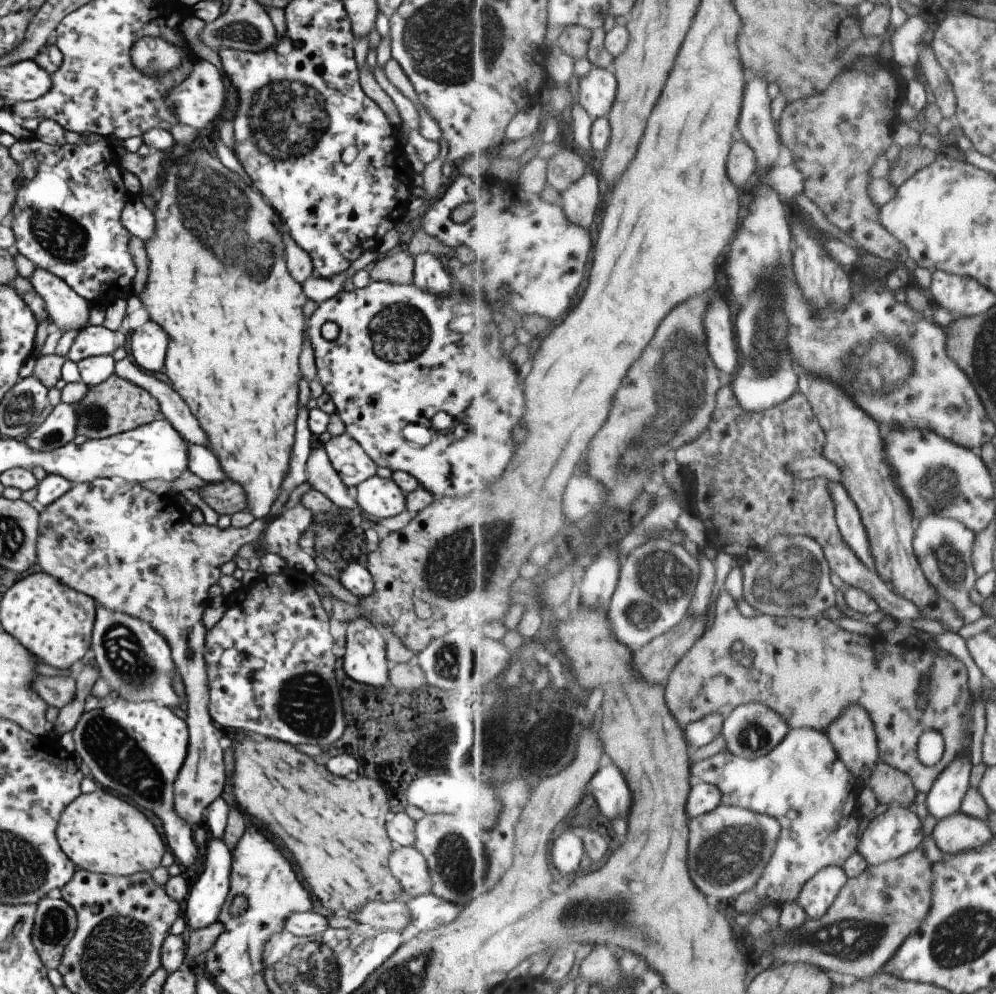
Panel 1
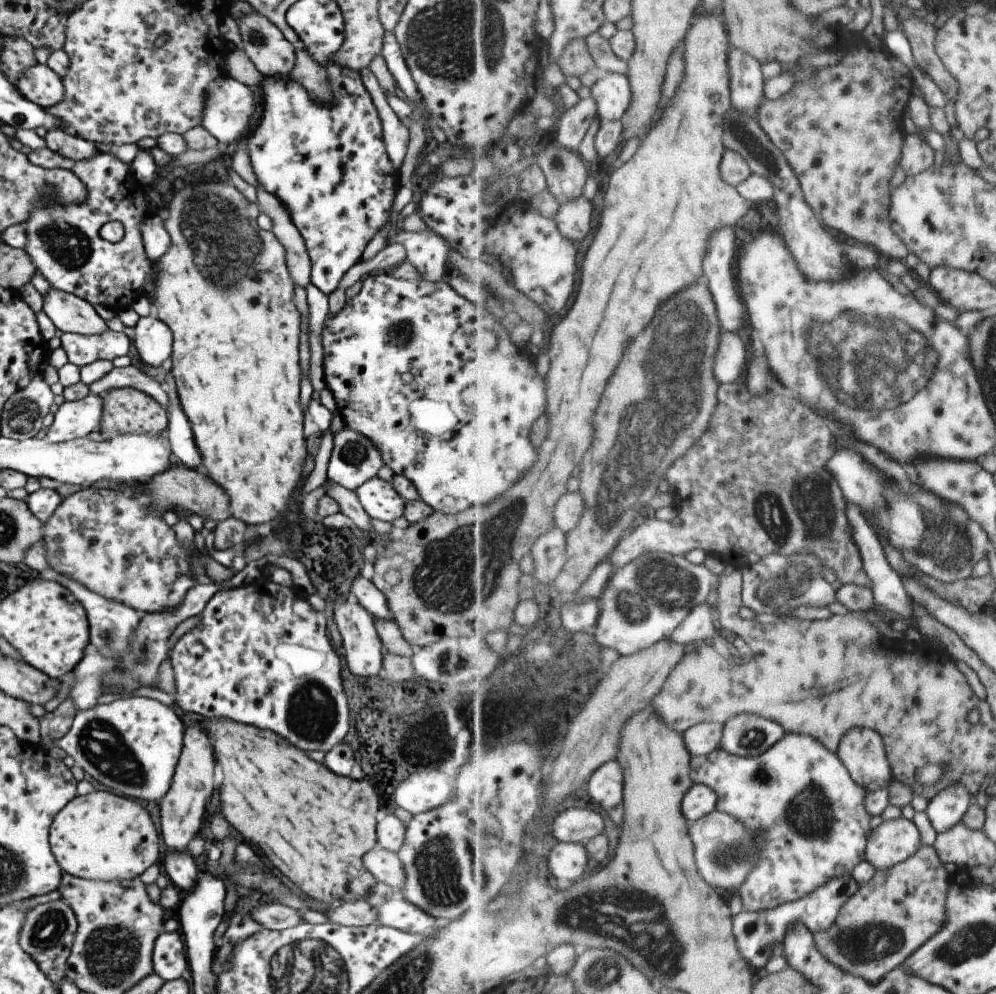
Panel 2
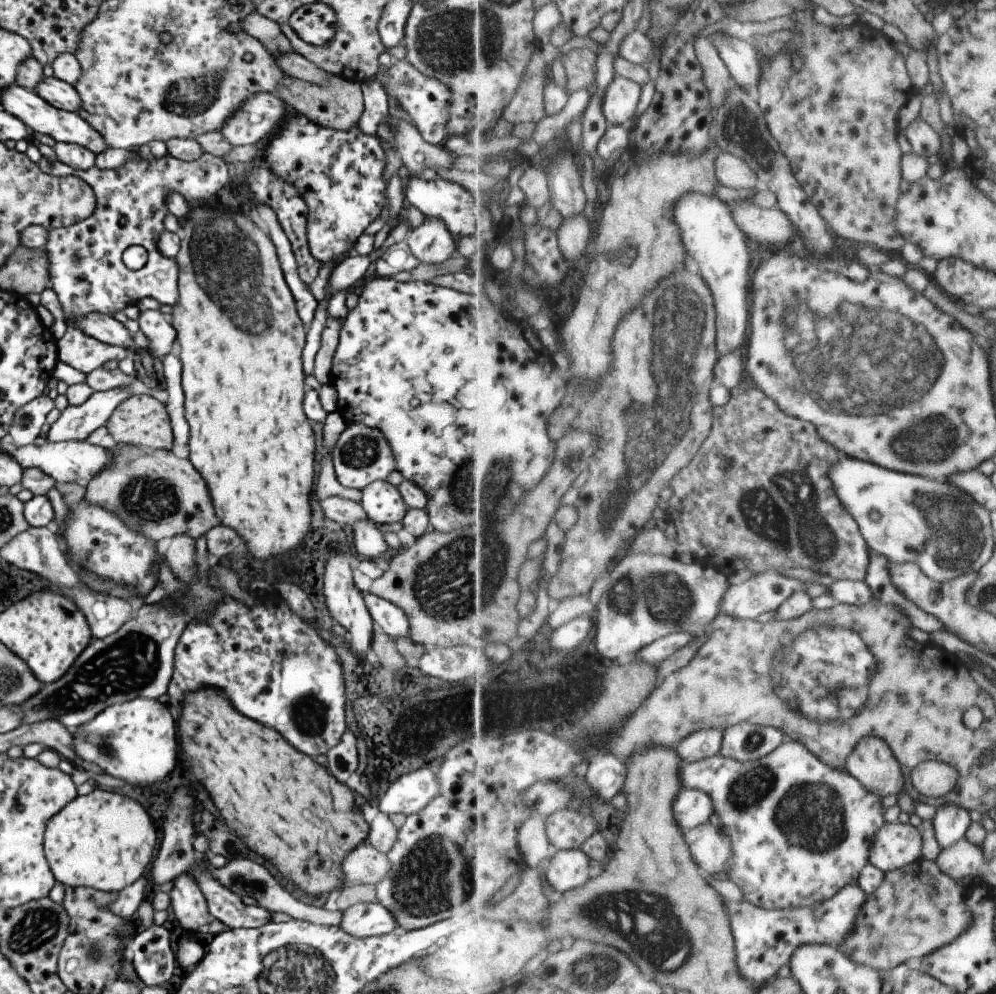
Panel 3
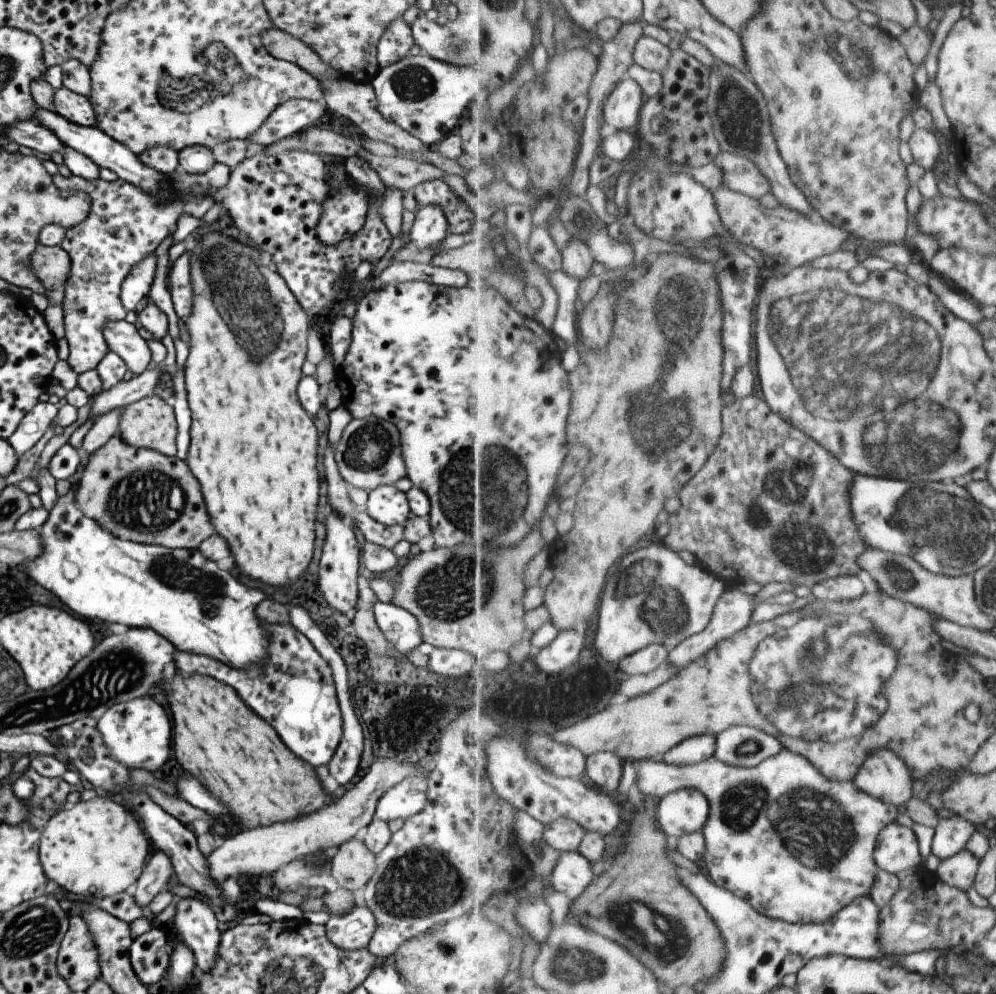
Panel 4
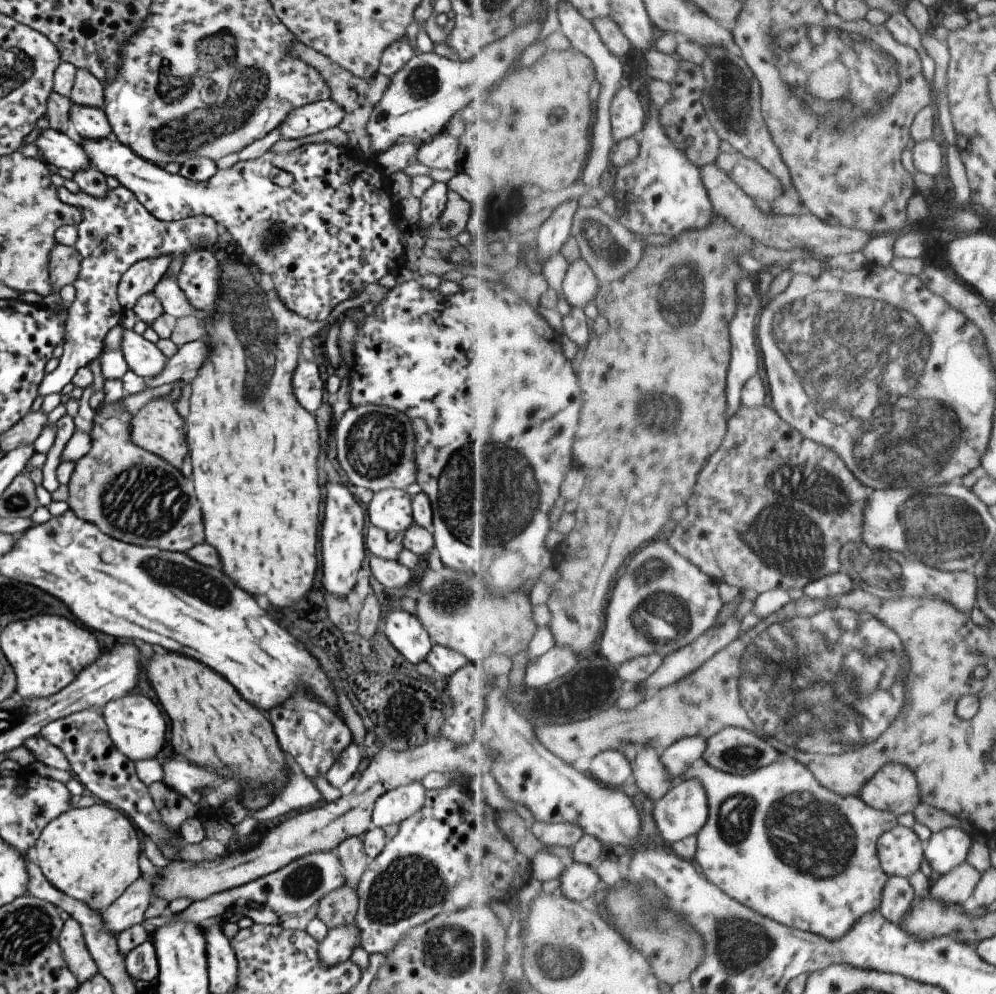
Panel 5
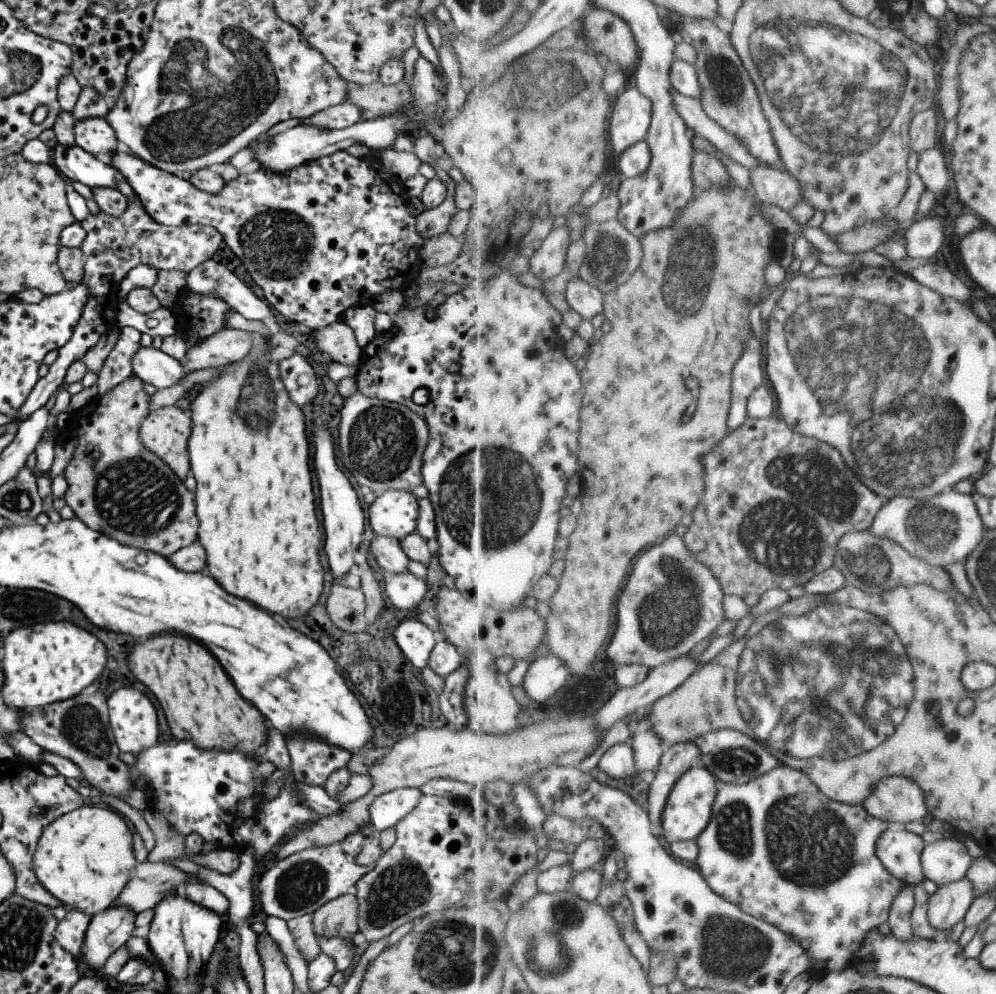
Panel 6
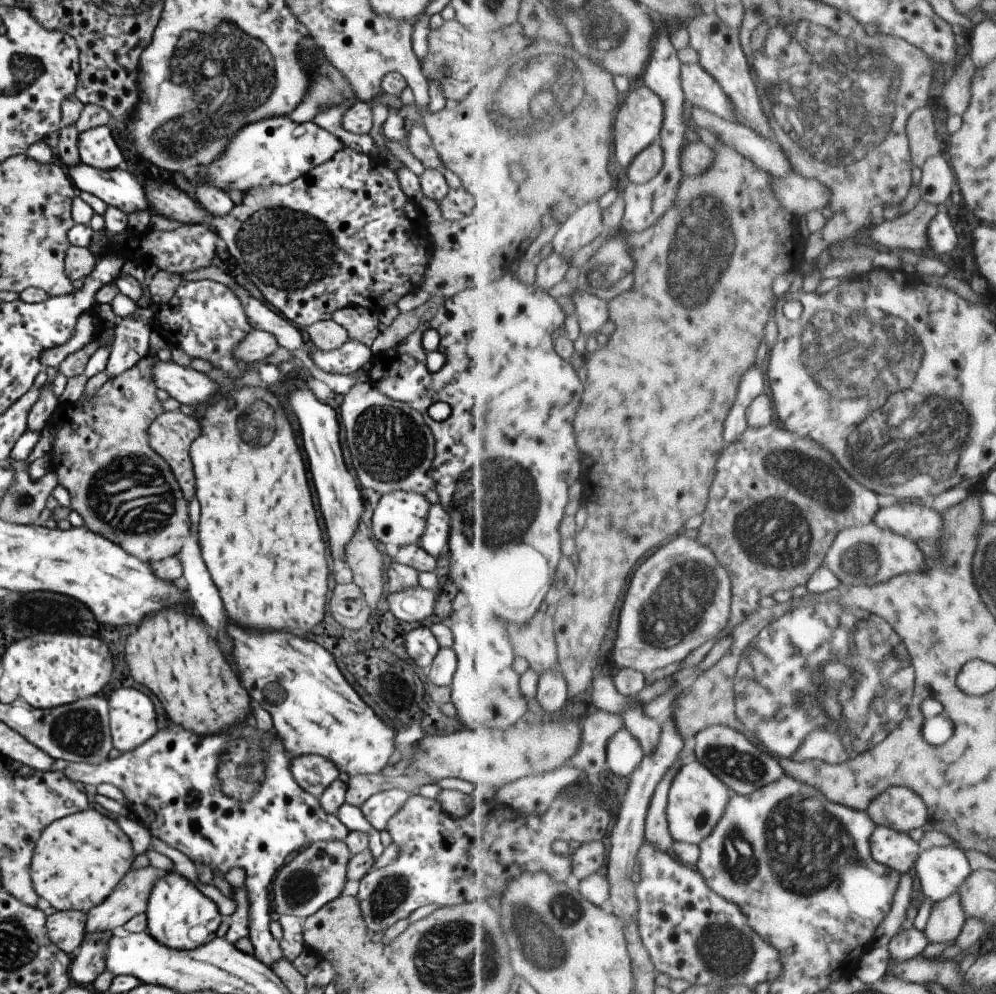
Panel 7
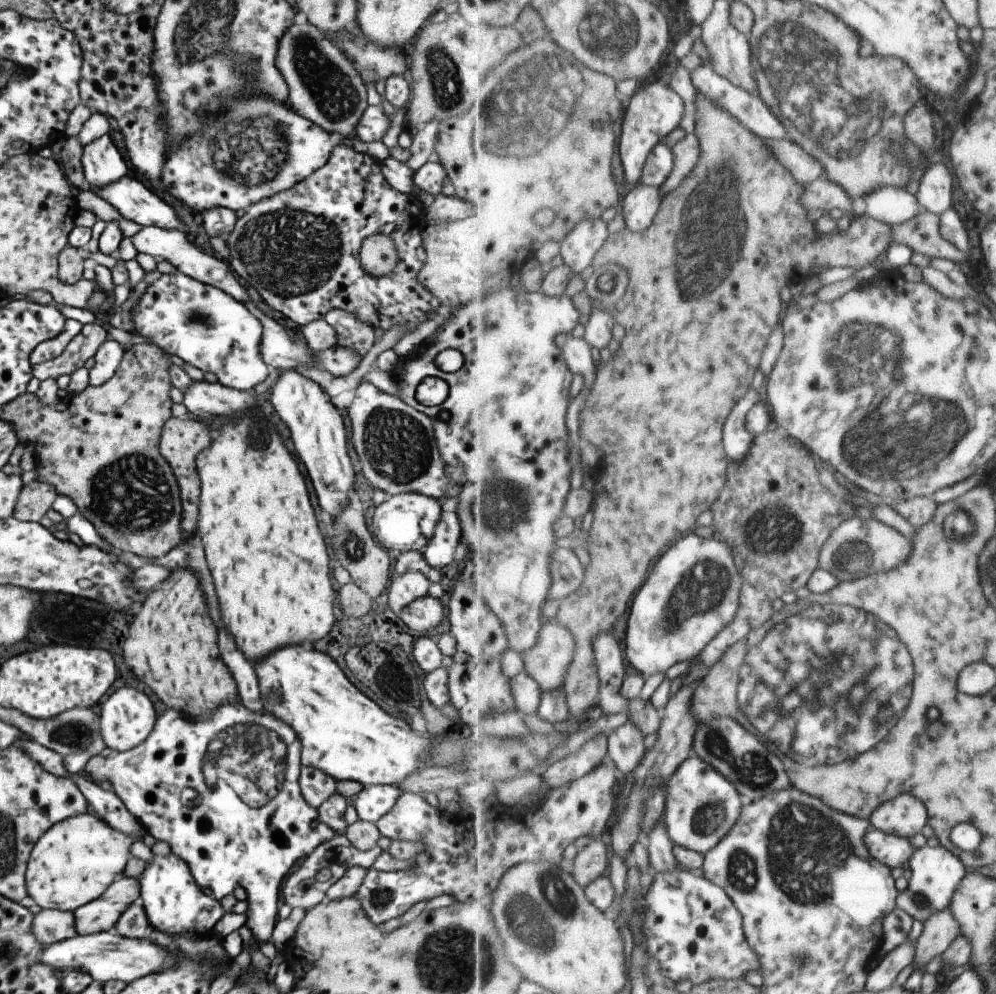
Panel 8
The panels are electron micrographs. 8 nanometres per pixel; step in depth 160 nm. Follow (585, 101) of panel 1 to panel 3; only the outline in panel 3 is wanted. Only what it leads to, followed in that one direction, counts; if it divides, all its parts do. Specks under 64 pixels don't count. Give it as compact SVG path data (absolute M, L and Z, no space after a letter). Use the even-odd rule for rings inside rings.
M616 76L605 94L603 111L609 125L631 126L641 98L641 85L633 80Z

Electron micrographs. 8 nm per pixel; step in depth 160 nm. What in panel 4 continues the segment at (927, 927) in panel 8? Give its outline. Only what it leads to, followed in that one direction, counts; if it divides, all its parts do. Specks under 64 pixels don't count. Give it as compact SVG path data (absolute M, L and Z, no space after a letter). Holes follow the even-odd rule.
M965 849L949 860L942 860L936 874L942 882L947 882L949 886L967 892L974 888L979 866L980 860Z

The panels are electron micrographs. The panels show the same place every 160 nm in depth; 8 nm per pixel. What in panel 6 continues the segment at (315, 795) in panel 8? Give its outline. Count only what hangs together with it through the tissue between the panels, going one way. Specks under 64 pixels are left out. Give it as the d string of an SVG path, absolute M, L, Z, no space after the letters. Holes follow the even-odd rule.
M291 733L284 736L284 741L290 758L290 774L297 783L322 786L329 774L345 767L351 755L348 750L330 745L319 737L307 733Z

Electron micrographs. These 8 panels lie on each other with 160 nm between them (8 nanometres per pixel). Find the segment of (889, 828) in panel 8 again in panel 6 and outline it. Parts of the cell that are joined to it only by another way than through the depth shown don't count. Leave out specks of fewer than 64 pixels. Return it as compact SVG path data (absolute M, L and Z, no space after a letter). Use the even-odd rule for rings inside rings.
M905 775L885 777L863 805L875 818L900 827L913 820L923 822L929 814L924 790Z

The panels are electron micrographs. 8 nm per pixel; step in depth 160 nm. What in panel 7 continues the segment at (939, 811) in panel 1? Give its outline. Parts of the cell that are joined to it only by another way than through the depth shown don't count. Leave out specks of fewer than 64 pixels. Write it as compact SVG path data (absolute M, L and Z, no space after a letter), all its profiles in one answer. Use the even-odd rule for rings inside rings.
M955 844L923 850L914 866L921 896L929 897L933 903L959 892L973 871L964 850Z

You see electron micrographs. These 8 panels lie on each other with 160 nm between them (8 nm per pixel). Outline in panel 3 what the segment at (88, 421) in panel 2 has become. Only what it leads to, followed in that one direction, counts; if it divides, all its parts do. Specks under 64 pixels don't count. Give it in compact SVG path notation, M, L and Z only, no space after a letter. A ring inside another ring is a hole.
M128 387L93 391L83 404L68 405L50 425L46 440L51 443L85 440L93 430L104 426L113 410L129 398Z

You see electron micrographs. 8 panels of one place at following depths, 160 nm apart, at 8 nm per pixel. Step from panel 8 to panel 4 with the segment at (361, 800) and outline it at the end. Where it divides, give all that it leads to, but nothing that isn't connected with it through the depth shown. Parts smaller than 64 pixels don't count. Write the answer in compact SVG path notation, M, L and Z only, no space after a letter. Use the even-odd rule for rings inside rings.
M421 773L411 775L389 788L377 800L374 816L381 822L403 820L418 814L426 804L426 778Z

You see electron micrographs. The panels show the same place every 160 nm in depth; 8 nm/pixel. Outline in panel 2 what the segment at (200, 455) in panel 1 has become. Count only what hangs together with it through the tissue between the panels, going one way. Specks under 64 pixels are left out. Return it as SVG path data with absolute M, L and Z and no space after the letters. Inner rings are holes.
M171 372L165 374L165 382L162 385L167 394L167 440L170 453L174 460L187 466L187 468L200 470L199 454L193 442L189 422L181 410L175 378Z

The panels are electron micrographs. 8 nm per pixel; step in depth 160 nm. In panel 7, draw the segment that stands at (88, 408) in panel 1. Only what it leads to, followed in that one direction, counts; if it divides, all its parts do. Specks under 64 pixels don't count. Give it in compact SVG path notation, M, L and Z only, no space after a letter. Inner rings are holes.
M177 408L172 411L163 411L158 417L155 417L148 426L146 433L148 445L169 464L169 468L171 468L171 472L173 472L173 476L175 476L181 492L183 492L183 498L189 500L195 492L193 490L195 478L193 478L193 472L191 472L191 460L189 460L190 444L200 433L199 423L192 417L181 413Z

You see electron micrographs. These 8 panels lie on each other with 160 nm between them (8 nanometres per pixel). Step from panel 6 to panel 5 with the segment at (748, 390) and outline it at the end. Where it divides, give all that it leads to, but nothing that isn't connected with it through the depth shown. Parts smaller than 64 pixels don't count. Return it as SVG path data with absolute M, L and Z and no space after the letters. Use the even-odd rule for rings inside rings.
M744 278L737 287L738 296L748 296L750 301L747 304L738 302L737 316L733 319L730 325L729 331L731 334L732 342L732 360L731 366L728 369L728 384L727 384L727 400L728 400L728 416L732 417L737 411L740 410L742 402L742 394L744 386L755 377L759 372L759 350L757 350L757 314L762 312L761 301L757 290L755 290L755 284L753 284L753 278Z

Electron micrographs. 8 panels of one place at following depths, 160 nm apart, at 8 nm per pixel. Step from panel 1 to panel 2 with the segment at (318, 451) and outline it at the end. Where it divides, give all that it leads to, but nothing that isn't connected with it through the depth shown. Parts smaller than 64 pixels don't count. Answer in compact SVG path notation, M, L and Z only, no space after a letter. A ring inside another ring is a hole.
M327 481L327 484L329 484L329 488L327 488L325 495L337 502L339 513L349 518L361 532L374 532L371 526L371 520L369 516L365 514L363 508L361 508L355 492L333 484L333 482L330 481Z

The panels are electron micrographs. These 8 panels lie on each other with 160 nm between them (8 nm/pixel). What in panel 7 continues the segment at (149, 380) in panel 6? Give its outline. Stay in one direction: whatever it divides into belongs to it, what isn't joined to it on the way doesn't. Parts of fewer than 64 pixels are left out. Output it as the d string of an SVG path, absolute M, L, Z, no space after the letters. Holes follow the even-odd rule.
M156 357L150 376L156 388L165 390L173 400L187 406L207 402L218 388L205 374L173 361L159 361Z

